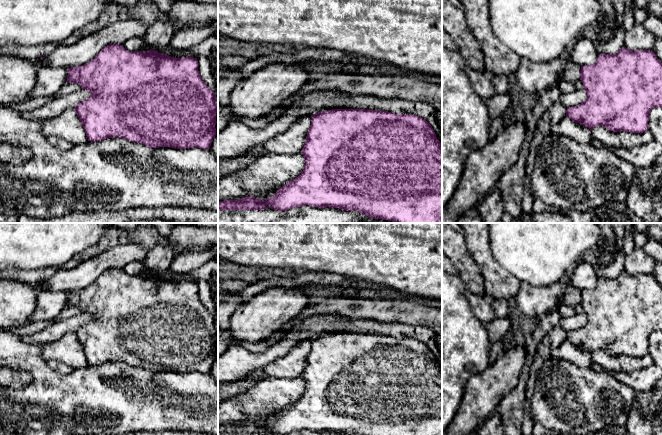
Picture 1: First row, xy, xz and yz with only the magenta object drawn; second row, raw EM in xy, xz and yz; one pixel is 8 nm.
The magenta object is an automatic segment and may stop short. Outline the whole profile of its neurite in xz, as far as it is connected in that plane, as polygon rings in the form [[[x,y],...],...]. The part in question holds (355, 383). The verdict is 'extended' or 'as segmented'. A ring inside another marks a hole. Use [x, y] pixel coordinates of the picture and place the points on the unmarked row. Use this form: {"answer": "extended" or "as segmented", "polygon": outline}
{"answer": "as segmented", "polygon": [[[332,333],[332,334],[318,336],[315,339],[311,340],[311,350],[307,356],[306,366],[301,376],[305,382],[305,389],[302,397],[297,402],[293,403],[292,405],[286,407],[284,410],[280,411],[273,421],[267,422],[265,424],[260,424],[253,420],[247,420],[239,424],[231,424],[231,423],[224,424],[218,426],[218,433],[219,434],[264,434],[266,433],[266,430],[269,429],[271,433],[278,435],[286,435],[294,431],[309,429],[319,432],[332,431],[341,434],[347,434],[347,435],[353,435],[353,434],[355,435],[442,435],[442,367],[437,363],[432,350],[425,343],[419,340],[411,339],[411,338],[395,338],[393,336],[388,336],[388,335],[366,334],[366,333]]]}

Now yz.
{"answer": "as segmented", "polygon": [[[623,270],[615,278],[601,278],[593,289],[581,290],[580,304],[587,316],[587,323],[566,334],[566,341],[573,346],[583,348],[590,354],[605,350],[613,356],[625,355],[643,357],[649,352],[650,335],[654,331],[662,332],[662,287],[652,274],[629,274]]]}

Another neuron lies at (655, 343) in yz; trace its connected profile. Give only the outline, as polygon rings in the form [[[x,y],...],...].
[[[654,331],[650,335],[649,354],[653,360],[653,364],[662,369],[662,332]]]

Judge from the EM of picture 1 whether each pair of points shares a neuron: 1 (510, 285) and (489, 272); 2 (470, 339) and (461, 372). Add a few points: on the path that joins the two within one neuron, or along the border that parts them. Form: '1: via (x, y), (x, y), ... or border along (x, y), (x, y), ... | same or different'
1: via (505, 285), (502, 285), (494, 277) | same
2: via (462, 347), (461, 364) | same

